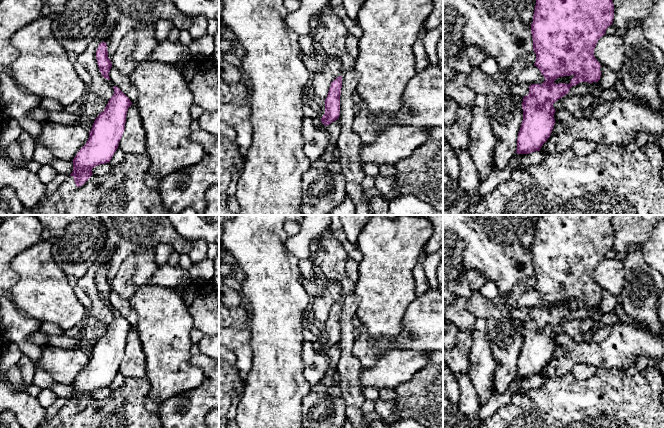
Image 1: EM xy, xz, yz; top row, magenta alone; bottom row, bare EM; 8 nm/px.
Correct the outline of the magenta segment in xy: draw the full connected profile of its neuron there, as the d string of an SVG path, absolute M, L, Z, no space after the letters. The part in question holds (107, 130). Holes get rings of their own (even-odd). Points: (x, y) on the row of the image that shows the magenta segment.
M116 86L103 112L95 119L86 144L74 157L73 172L77 187L82 186L92 175L92 169L109 163L118 149L125 130L130 99Z

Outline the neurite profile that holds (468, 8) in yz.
M443 0L443 6L453 7L466 20L464 43L476 45L494 58L500 71L508 73L508 90L521 97L529 94L529 85L518 84L517 78L525 68L526 57L533 51L531 24L535 5L536 0Z

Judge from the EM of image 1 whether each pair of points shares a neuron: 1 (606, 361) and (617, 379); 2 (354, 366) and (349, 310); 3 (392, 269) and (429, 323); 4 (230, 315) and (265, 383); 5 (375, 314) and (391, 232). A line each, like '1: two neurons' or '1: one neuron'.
1: two neurons
2: one neuron
3: two neurons
4: two neurons
5: one neuron

